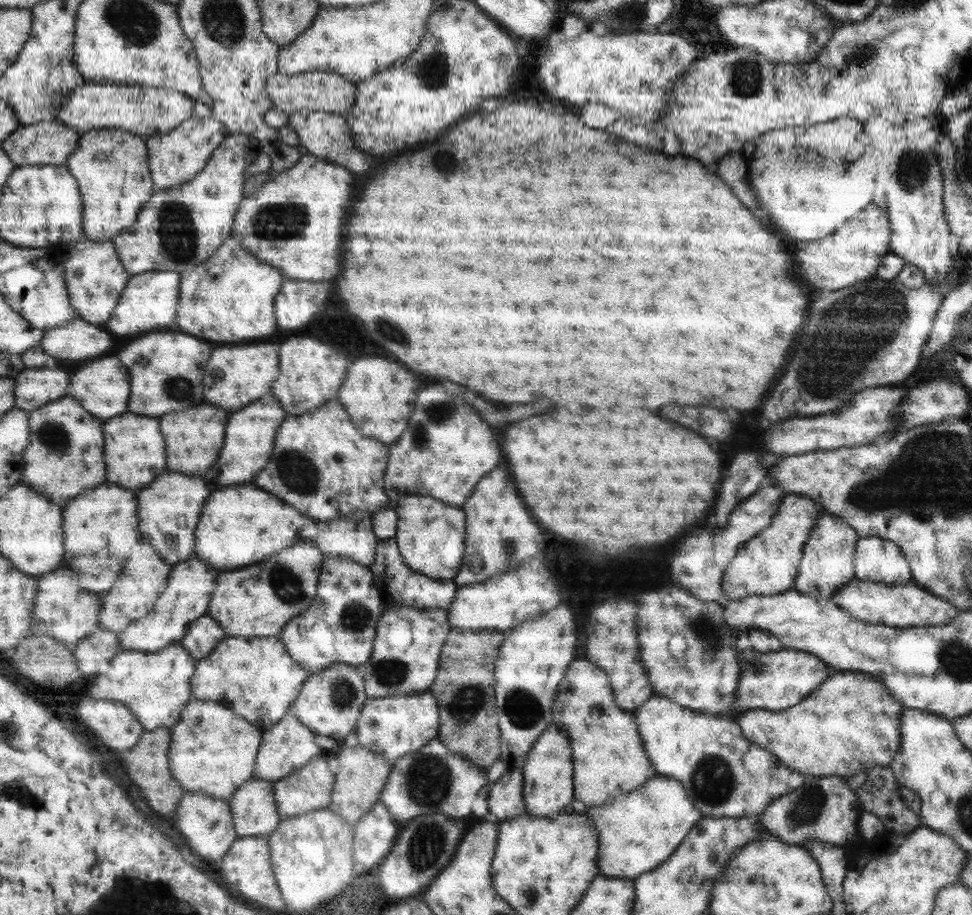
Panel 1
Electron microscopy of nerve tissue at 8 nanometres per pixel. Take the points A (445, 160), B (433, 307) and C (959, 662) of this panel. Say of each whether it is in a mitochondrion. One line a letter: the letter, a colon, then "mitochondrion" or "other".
A: other
B: other
C: mitochondrion

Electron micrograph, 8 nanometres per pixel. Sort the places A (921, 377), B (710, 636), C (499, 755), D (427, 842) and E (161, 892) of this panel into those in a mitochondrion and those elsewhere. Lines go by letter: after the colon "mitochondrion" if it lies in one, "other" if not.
A: other
B: mitochondrion
C: other
D: mitochondrion
E: other

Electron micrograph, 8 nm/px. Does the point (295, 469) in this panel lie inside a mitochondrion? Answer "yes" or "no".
yes

